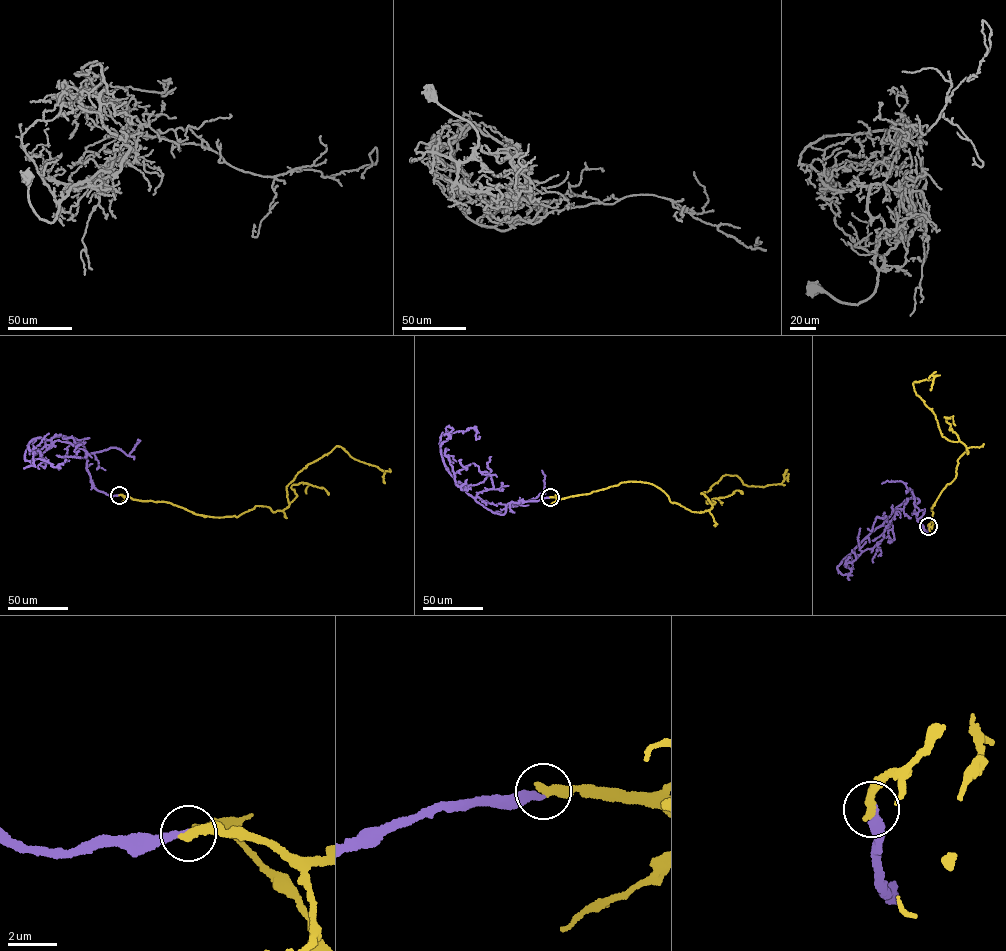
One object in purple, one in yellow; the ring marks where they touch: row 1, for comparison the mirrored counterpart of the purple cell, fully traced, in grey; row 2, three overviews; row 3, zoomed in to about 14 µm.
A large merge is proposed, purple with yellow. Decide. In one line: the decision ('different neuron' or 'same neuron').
same neuron

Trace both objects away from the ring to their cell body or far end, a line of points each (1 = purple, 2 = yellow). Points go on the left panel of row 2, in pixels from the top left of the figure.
1: (119, 495), (94, 487), (87, 452), (71, 437), (37, 438), (24, 455), (60, 469), (66, 459)
2: (119, 495), (219, 517), (256, 506), (281, 511), (297, 473), (337, 446), (385, 471), (385, 483)

